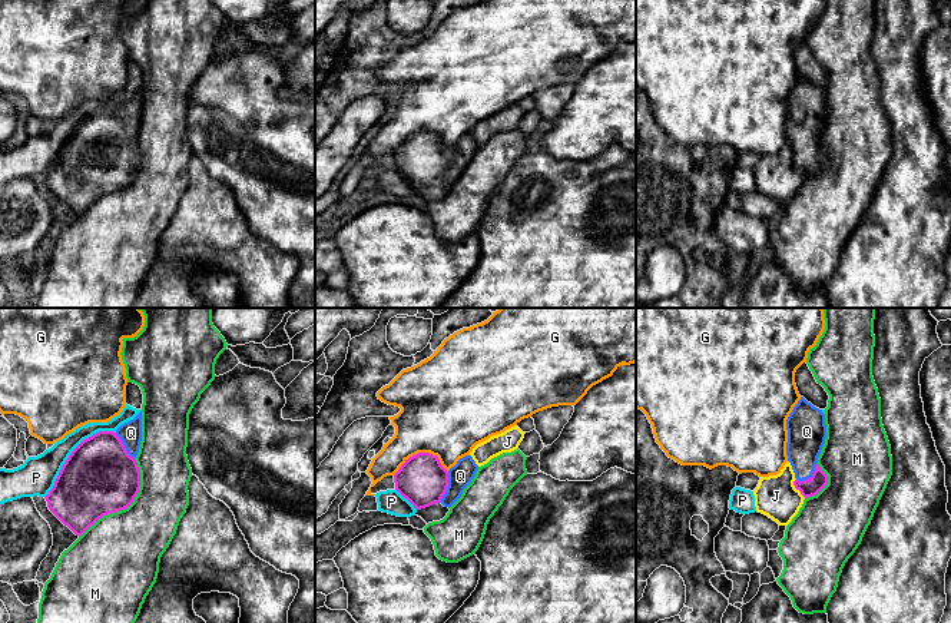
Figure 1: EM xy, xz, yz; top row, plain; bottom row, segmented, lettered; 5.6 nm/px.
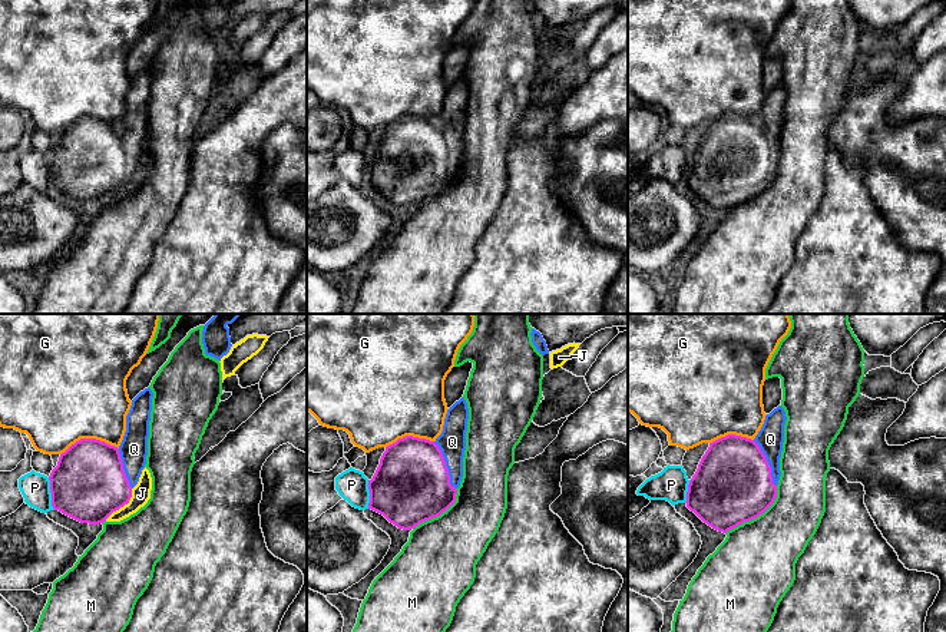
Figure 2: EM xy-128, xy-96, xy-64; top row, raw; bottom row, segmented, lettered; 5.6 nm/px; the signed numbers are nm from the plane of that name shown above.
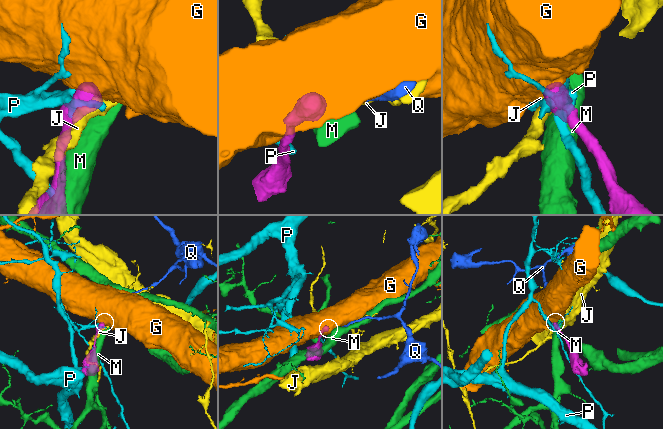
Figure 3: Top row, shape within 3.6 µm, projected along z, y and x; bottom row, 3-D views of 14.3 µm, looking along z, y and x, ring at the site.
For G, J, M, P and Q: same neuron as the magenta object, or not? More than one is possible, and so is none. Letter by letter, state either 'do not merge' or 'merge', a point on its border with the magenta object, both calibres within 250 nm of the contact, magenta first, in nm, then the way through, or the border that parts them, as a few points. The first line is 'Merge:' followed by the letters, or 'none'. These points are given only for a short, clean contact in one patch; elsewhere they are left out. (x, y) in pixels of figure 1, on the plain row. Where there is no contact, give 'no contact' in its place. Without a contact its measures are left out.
Merge: Q
G: do not merge; meets magenta in xz at (421, 132); 280 nm thick on the magenta side, 460 nm on the other; border along xz (447, 149), (436, 135), (416, 132), (393, 153)
J: do not merge; meets magenta in yz at (797, 168); 100 nm thick on the magenta side, 240 nm on the other; border along yz (795, 158), (794, 165), (805, 176)
M: do not merge; meets magenta in xy at (126, 186); 420 nm thick on the magenta side, 440 nm on the other
P: do not merge; meets magenta in xy at (72, 132); 420 nm thick on the magenta side, 200 nm on the other
Q: merge; meets magenta in xz at (447, 165); 280 nm thick on the magenta side, 140 nm on the other; runs through xz (421, 159), (447, 165), (460, 155)

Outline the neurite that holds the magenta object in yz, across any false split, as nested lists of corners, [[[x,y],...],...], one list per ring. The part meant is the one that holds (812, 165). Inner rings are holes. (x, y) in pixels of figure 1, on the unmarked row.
[[[801,76],[786,99],[786,109],[786,135],[796,158],[793,165],[805,178],[816,175],[828,163],[828,155],[816,143],[826,117],[825,93]]]

